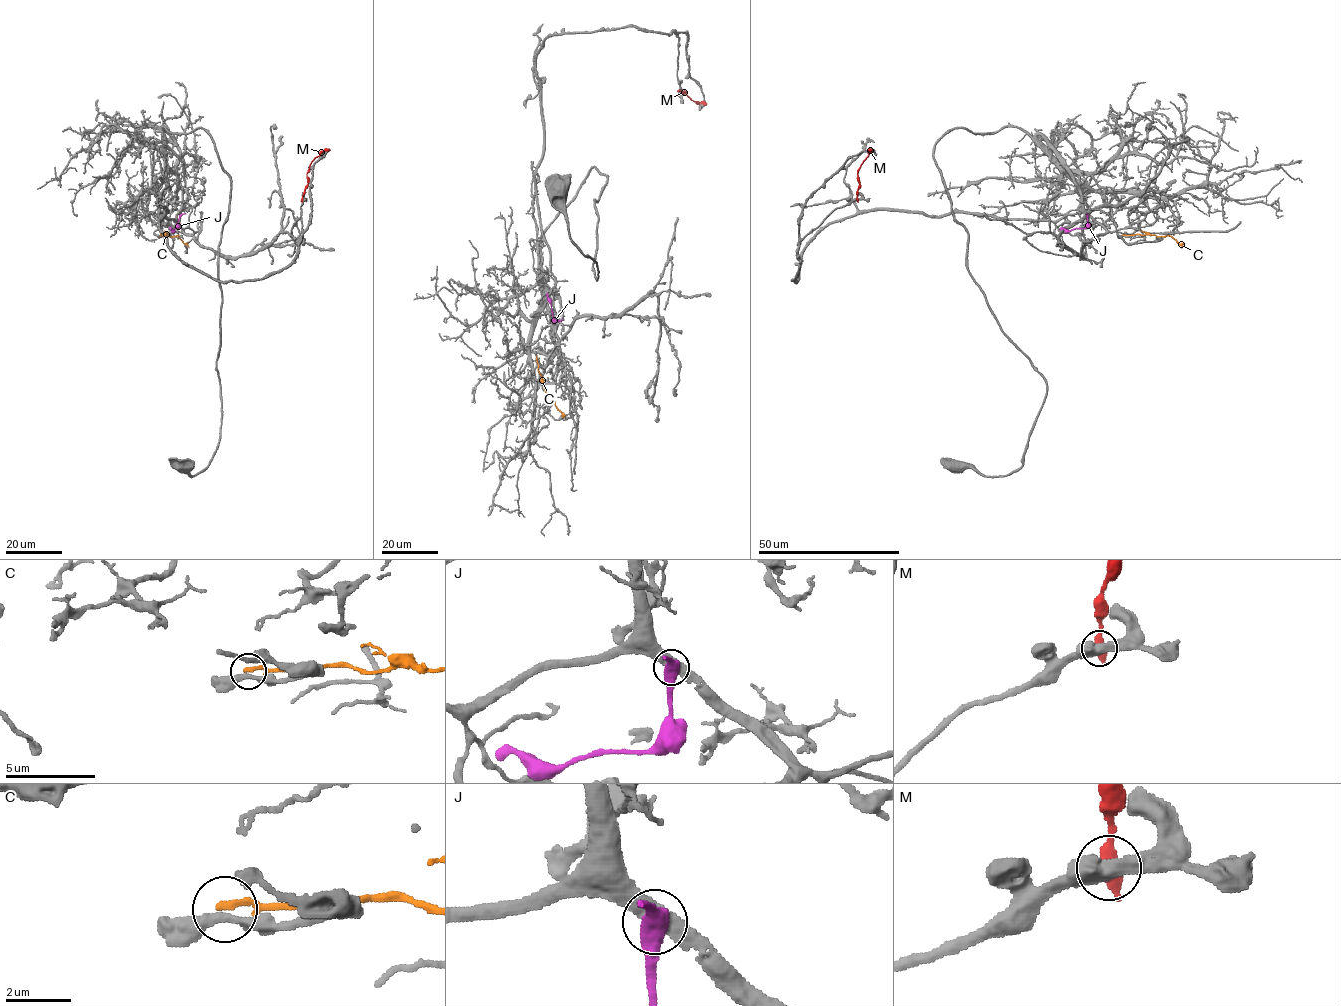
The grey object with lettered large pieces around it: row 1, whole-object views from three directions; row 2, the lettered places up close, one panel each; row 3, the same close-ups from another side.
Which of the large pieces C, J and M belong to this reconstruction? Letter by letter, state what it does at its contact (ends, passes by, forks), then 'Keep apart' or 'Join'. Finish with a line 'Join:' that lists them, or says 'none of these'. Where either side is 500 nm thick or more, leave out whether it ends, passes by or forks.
C: It ends there. Keep apart
J: It passes by. Keep apart
M: Keep apart
Join: none of these

